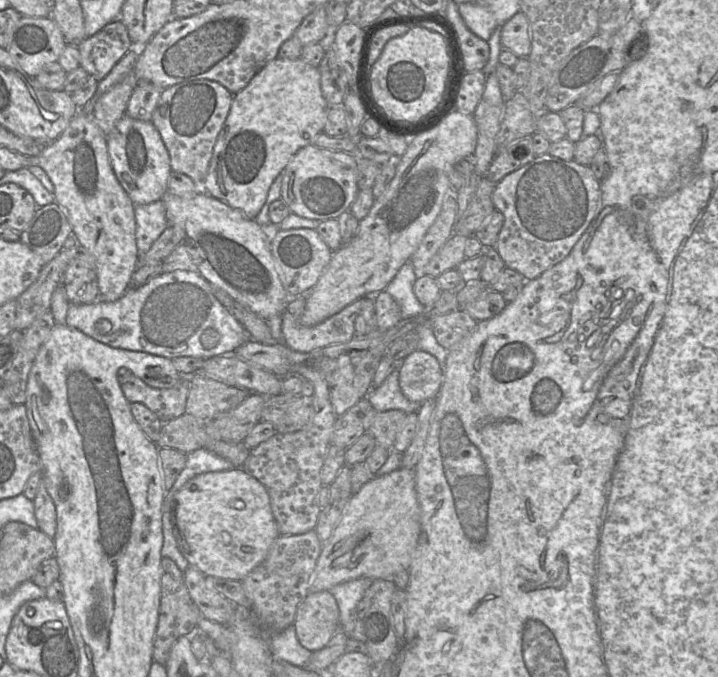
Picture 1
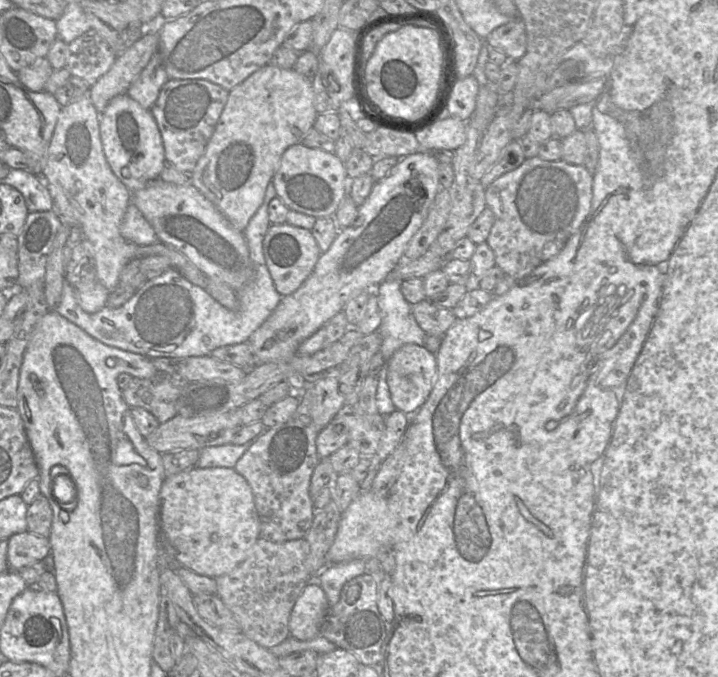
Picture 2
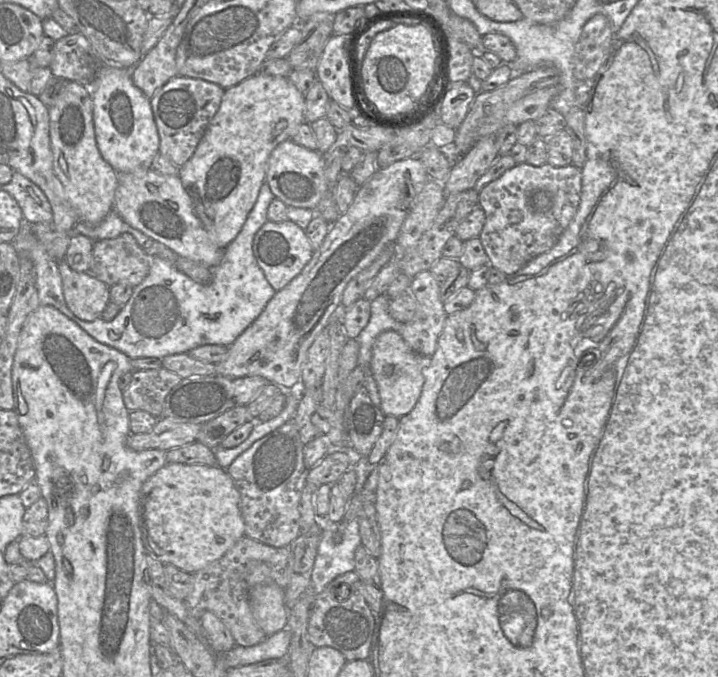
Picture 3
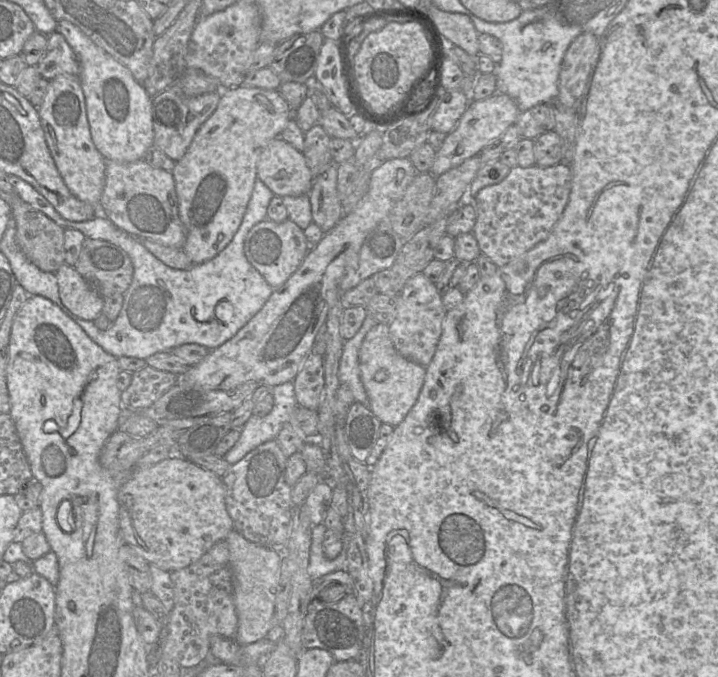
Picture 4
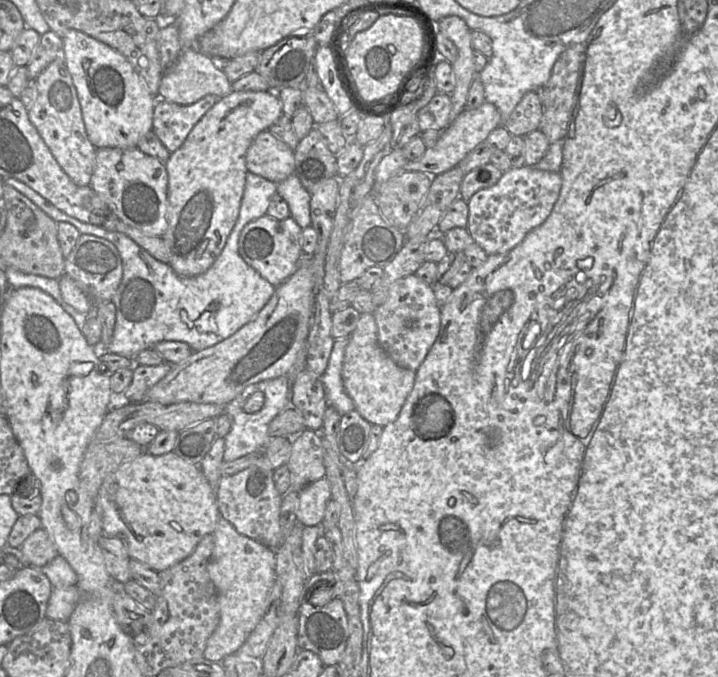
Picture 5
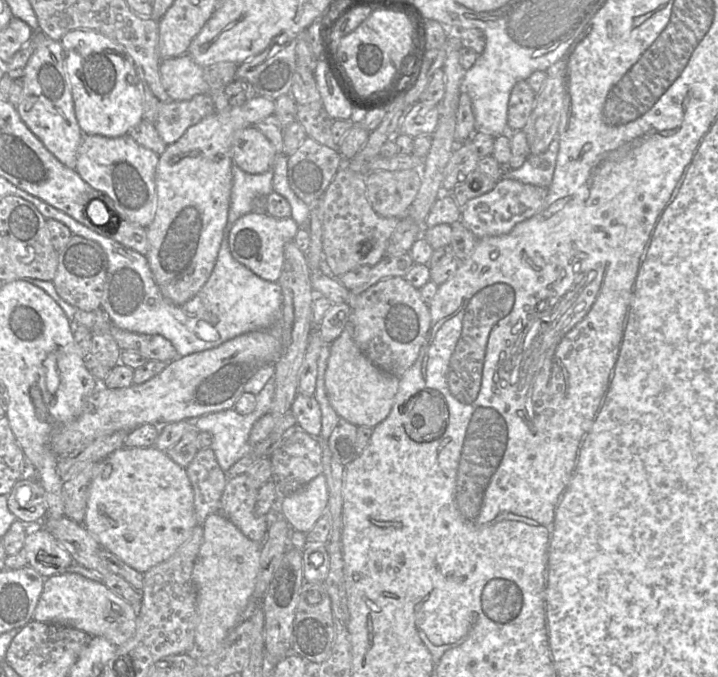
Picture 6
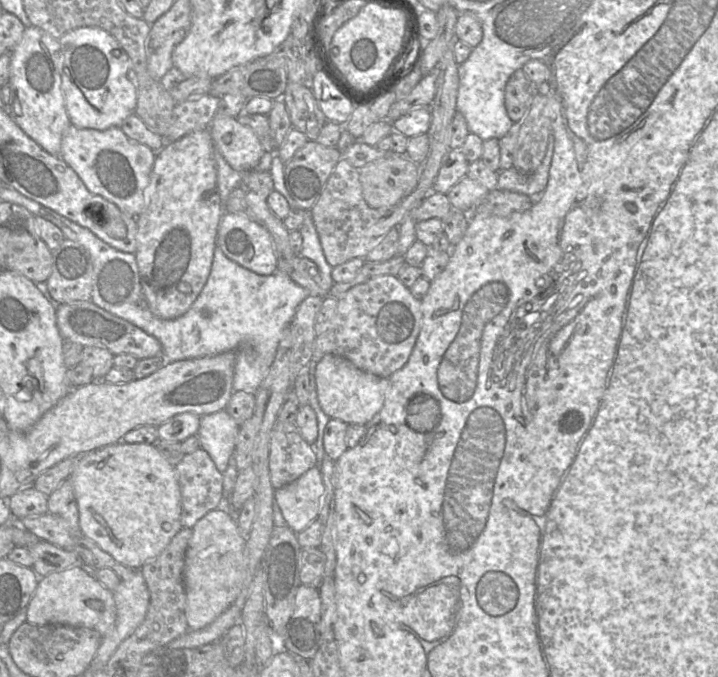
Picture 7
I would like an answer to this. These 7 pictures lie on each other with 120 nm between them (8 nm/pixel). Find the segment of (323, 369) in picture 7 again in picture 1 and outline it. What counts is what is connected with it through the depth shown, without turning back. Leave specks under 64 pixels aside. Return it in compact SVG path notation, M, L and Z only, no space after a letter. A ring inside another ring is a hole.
M415 350L399 364L399 385L410 401L435 400L443 384L443 368L431 354Z

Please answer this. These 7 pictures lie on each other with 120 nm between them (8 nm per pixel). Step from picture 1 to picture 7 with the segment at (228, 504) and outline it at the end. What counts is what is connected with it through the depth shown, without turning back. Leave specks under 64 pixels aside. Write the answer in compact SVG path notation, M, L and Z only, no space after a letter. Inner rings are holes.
M121 441L95 449L77 458L69 479L78 505L81 534L127 568L140 570L145 563L158 557L183 528L175 466L163 457L156 445Z

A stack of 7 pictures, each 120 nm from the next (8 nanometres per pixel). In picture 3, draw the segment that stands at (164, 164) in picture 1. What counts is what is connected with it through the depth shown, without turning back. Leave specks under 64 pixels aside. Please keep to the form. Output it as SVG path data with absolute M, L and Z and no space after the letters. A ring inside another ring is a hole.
M102 65L90 92L95 139L103 159L118 174L151 169L153 159L159 154L159 134L150 99L133 84L130 70Z

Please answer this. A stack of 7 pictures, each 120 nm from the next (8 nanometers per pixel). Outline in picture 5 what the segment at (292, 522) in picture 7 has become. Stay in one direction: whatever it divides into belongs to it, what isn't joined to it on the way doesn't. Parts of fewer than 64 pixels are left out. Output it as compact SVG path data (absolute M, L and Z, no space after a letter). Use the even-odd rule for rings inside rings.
M325 477L303 488L299 492L297 523L304 526L319 526L329 500L331 500L331 487Z

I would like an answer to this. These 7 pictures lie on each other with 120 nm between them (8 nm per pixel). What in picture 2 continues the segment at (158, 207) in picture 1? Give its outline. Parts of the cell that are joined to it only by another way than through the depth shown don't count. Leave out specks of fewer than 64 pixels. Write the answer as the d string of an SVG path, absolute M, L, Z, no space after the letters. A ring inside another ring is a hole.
M130 203L120 225L121 235L139 246L147 246L158 241L155 230L145 219L135 204Z

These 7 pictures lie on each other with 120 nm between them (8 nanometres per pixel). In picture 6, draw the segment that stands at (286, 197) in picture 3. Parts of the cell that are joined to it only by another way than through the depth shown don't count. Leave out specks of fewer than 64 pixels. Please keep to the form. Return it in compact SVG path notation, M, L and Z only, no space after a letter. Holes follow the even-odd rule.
M255 125L234 134L231 146L233 163L249 174L262 174L273 169L276 150Z

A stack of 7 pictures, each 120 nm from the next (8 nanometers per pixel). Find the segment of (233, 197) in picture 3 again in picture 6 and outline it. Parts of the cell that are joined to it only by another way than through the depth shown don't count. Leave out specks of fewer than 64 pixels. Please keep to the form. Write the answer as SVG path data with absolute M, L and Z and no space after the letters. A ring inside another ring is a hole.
M255 96L243 105L214 112L189 127L176 142L167 145L159 156L155 215L146 228L148 252L145 257L162 295L175 305L181 306L191 300L205 285L215 267L228 222L233 185L231 146L234 134L272 115L274 110L275 100Z

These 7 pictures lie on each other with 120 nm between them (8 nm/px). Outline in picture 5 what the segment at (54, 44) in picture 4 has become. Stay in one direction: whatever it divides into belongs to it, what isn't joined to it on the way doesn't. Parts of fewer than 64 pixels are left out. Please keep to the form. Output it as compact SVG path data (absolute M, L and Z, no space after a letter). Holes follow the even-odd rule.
M49 30L40 36L26 66L29 79L37 78L55 60L65 61L63 39L54 31Z

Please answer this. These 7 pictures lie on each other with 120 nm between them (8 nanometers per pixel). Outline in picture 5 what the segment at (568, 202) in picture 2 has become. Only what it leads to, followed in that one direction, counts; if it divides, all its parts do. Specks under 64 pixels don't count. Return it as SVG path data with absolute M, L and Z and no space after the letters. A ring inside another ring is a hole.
M533 166L510 168L492 187L479 190L468 201L466 229L488 255L502 254L517 246L551 214L561 192L562 175Z

